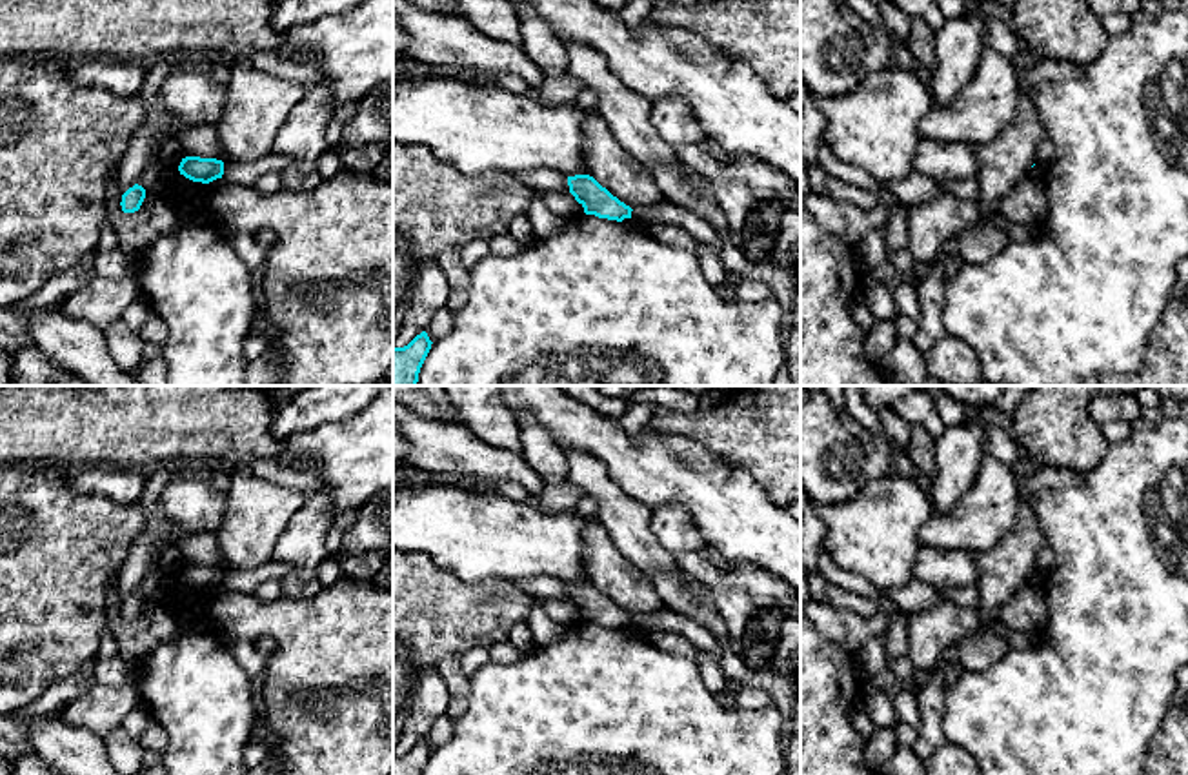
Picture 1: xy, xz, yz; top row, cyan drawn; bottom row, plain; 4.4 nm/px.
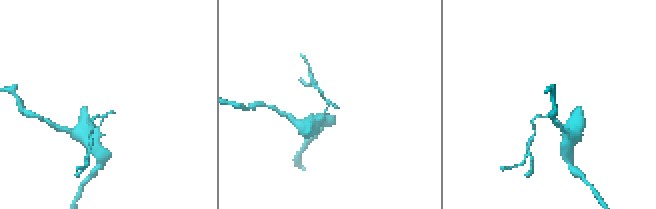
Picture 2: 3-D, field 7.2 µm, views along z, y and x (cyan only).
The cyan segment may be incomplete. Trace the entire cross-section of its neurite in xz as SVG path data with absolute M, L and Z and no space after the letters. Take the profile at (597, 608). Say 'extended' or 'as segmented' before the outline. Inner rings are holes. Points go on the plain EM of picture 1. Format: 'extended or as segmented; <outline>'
as segmented; M589 582L568 584L569 600L584 615L586 622L622 629L631 626L631 615L613 604Z

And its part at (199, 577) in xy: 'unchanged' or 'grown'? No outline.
unchanged

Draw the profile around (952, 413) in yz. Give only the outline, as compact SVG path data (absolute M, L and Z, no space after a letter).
M924 386L922 389L933 395L935 408L946 428L962 426L968 420L962 404L941 391L931 389L930 386Z

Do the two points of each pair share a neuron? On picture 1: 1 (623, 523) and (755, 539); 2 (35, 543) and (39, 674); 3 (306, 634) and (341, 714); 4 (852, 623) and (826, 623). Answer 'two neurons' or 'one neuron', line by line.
1: two neurons
2: one neuron
3: one neuron
4: one neuron

